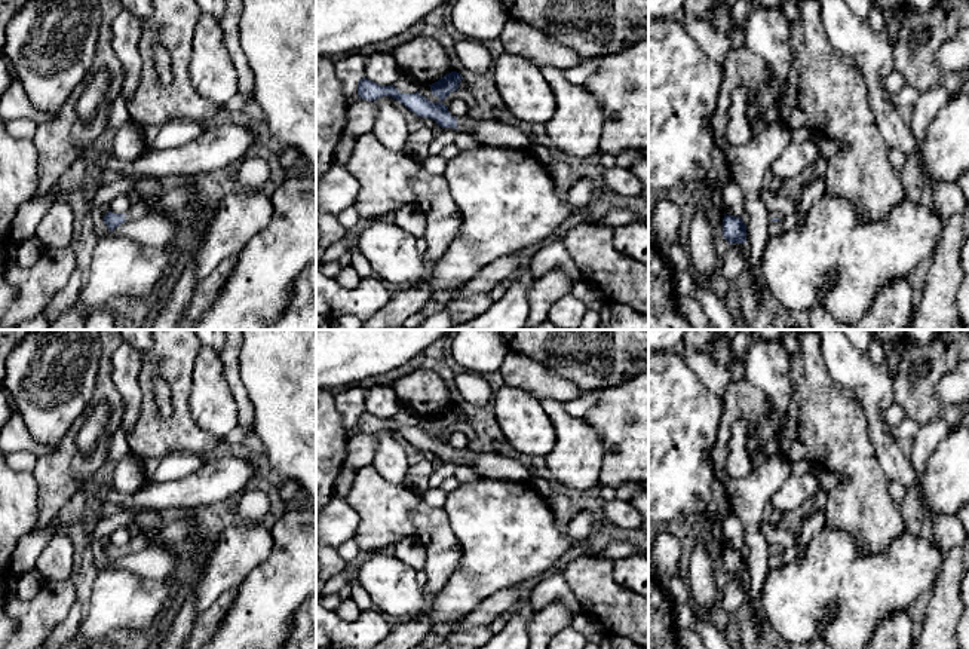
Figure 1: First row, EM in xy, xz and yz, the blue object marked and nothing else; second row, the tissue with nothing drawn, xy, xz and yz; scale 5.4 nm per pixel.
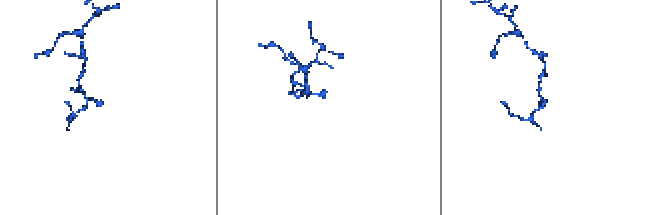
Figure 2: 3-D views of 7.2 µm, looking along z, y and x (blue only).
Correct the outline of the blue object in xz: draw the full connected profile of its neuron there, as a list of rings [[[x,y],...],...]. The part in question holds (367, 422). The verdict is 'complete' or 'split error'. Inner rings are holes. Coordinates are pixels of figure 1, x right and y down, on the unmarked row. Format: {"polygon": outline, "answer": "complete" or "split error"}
{"polygon": [[[451,404],[445,407],[438,414],[429,417],[432,422],[432,426],[439,431],[439,434],[430,435],[427,431],[415,426],[402,426],[399,425],[393,417],[390,419],[380,419],[365,410],[362,410],[358,416],[358,429],[367,434],[375,434],[381,429],[392,429],[393,432],[404,437],[410,444],[415,446],[420,450],[429,450],[433,451],[438,459],[444,460],[453,460],[461,465],[473,465],[475,454],[473,451],[463,450],[456,451],[448,444],[448,438],[444,438],[442,434],[454,423],[459,422],[459,417],[461,414],[461,407],[457,404]]], "answer": "split error"}

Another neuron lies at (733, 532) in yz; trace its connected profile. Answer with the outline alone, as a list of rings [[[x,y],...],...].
[[[706,508],[694,521],[708,524],[712,521],[720,523],[723,530],[723,545],[727,548],[740,549],[745,545],[745,527],[733,514],[718,515]]]

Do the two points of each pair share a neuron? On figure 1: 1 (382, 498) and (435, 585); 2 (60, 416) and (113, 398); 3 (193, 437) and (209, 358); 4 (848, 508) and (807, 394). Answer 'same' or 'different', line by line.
1: same
2: different
3: different
4: same

